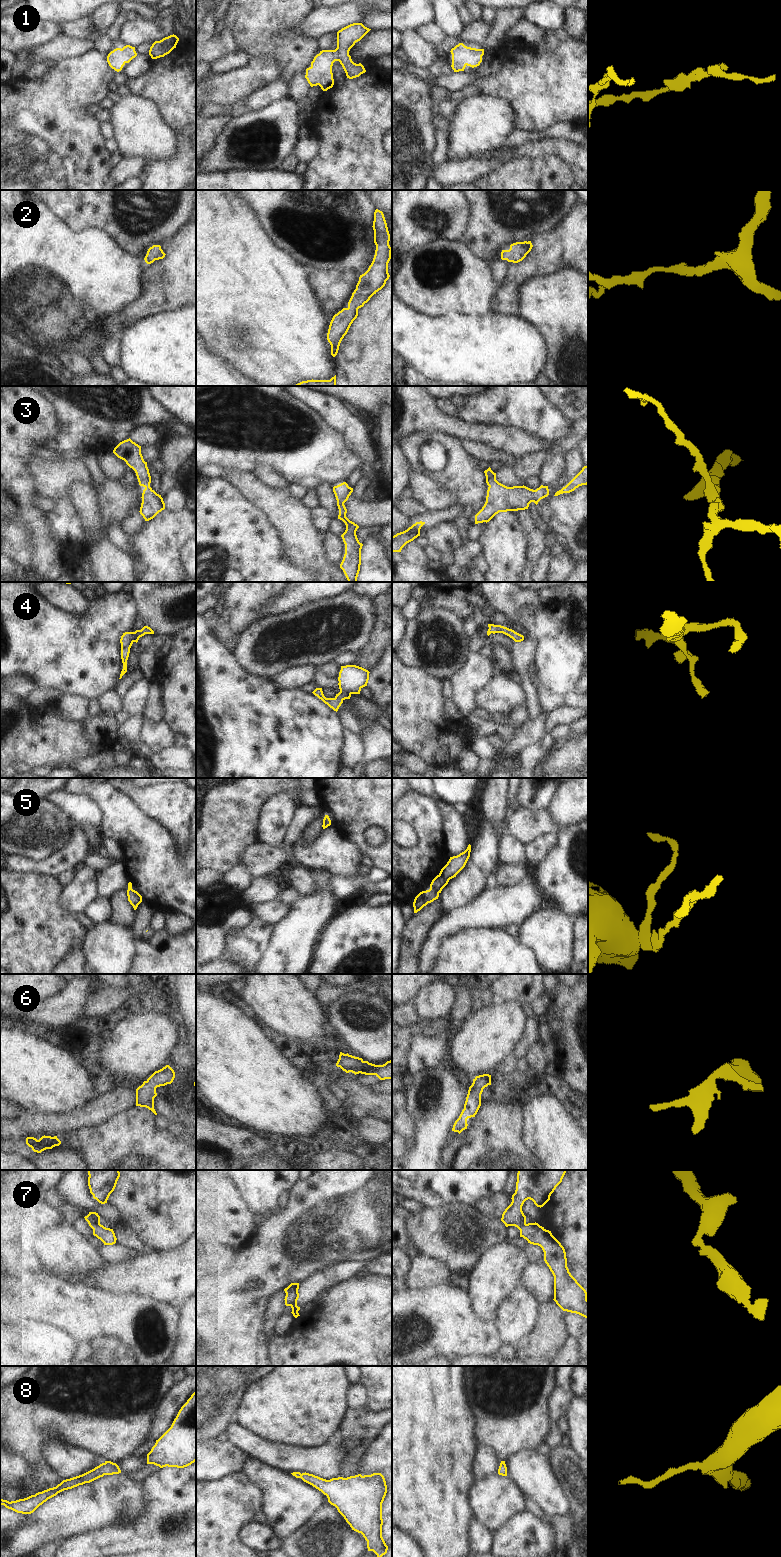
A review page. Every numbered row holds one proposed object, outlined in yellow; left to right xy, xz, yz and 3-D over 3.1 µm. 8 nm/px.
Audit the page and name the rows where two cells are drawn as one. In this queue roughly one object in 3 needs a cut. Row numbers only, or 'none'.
none

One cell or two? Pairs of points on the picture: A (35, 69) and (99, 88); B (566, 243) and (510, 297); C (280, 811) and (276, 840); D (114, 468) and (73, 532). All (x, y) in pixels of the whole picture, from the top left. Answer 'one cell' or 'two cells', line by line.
A: two cells
B: one cell
C: one cell
D: two cells

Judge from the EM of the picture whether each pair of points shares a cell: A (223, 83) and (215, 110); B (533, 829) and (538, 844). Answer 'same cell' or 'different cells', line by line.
A: different cells
B: different cells

